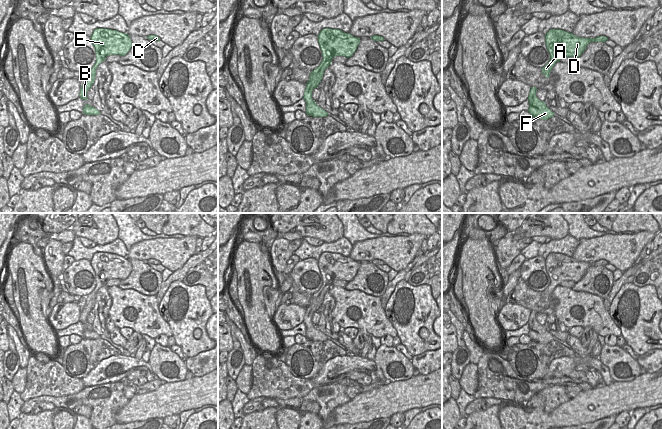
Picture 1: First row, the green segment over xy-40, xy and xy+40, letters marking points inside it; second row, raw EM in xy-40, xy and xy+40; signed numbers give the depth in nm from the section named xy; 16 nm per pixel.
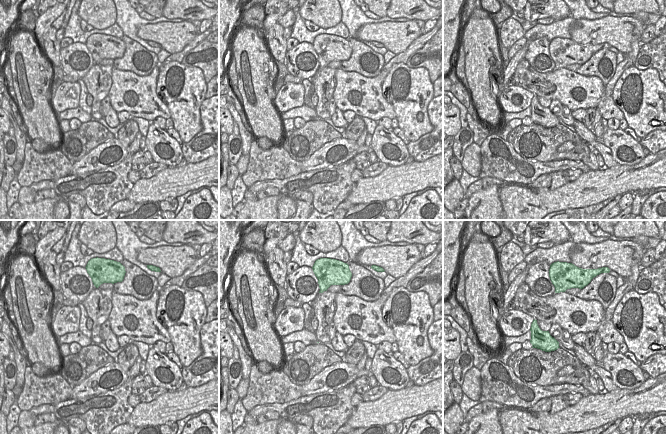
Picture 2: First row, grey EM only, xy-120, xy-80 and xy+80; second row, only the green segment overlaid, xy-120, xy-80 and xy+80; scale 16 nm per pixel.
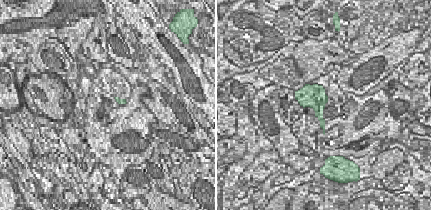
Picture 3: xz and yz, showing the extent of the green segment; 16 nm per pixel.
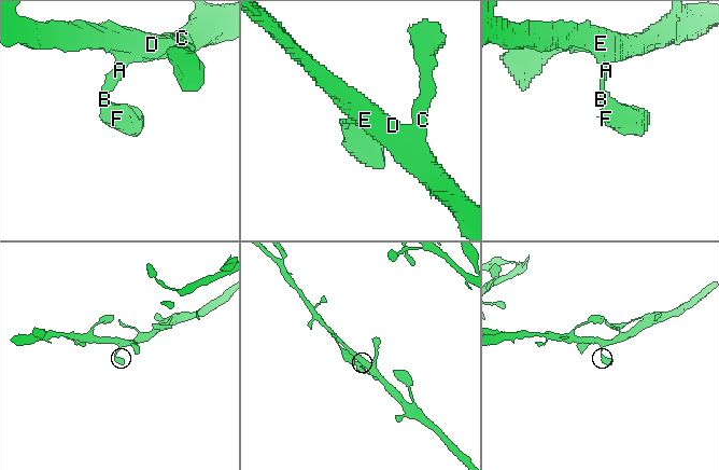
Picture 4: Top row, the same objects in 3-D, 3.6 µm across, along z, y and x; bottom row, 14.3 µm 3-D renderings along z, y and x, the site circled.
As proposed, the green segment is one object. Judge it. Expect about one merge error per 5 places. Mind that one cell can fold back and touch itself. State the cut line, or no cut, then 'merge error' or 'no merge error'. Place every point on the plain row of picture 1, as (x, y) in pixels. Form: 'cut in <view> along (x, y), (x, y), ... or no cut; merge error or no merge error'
no cut; no merge error

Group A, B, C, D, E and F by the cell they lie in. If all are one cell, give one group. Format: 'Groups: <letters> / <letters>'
Groups: A B C D E F.

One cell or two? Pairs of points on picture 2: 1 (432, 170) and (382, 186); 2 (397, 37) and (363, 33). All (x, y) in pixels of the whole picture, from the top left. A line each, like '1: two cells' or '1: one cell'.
1: one cell
2: one cell

